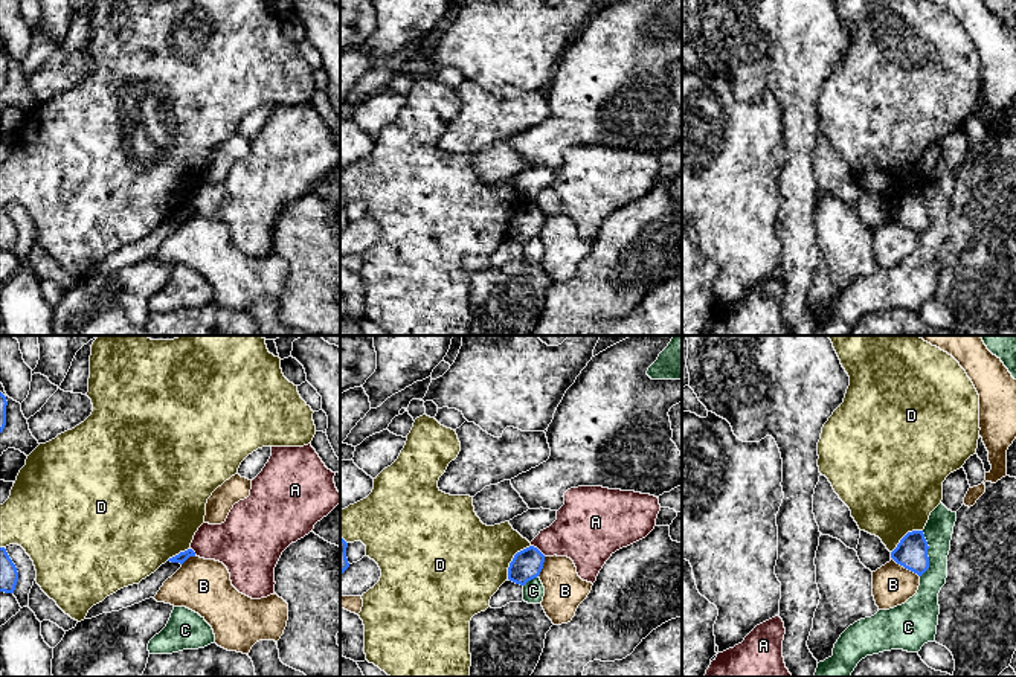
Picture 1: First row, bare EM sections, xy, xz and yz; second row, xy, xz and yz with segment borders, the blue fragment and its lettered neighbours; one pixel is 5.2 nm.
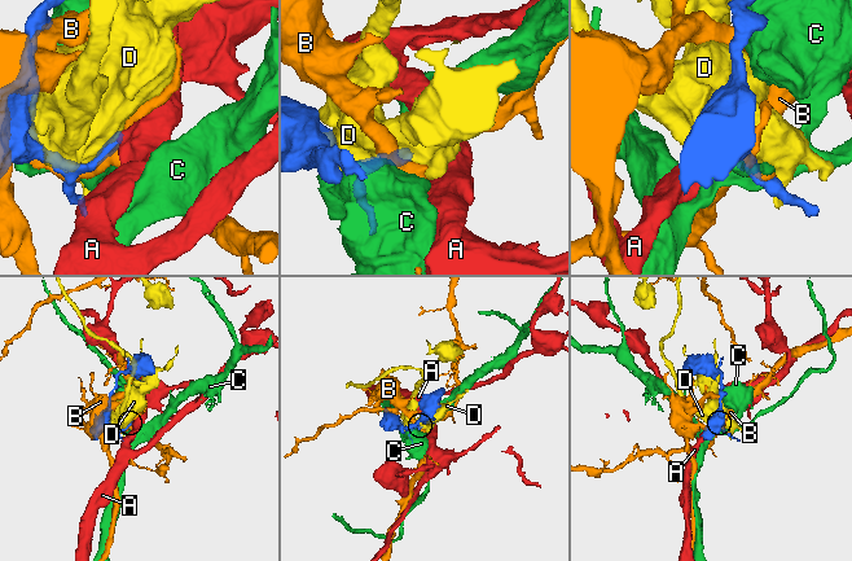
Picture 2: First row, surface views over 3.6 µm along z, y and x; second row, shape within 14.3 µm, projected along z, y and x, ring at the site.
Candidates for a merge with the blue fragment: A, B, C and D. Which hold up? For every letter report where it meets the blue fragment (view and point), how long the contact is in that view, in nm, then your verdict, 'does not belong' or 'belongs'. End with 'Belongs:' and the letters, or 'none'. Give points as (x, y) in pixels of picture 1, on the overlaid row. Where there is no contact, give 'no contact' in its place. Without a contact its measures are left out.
A: xz (537, 549) | 100 nm | does not belong
B: yz (905, 567) | 190 nm | does not belong
C: yz (926, 554) | 240 nm | does not belong
D: xz (513, 560) | 220 nm | does not belong
Belongs: none

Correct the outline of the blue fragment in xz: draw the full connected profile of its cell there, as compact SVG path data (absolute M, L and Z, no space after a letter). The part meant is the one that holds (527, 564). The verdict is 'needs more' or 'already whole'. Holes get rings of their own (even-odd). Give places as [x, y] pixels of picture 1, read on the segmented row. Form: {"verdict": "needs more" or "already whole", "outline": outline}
{"verdict": "already whole", "outline": "M534 546L517 552L508 567L508 579L525 586L537 578L543 569L545 555Z"}

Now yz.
{"verdict": "already whole", "outline": "M923 531L908 532L897 547L891 552L891 558L905 569L921 576L929 569L928 541Z"}

